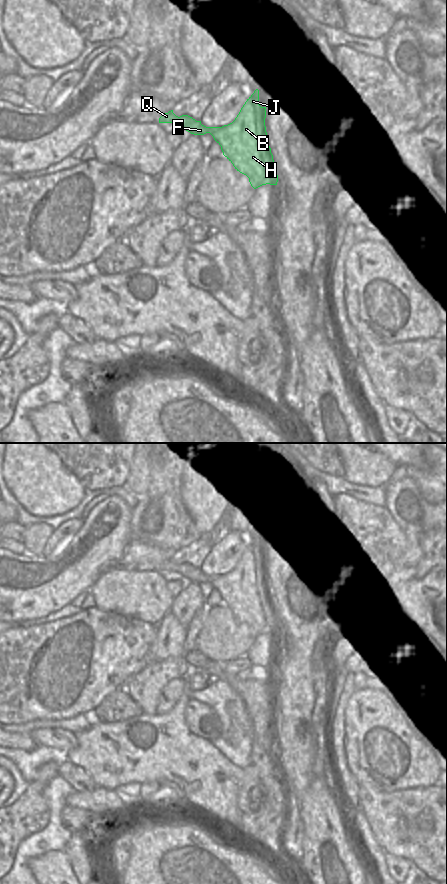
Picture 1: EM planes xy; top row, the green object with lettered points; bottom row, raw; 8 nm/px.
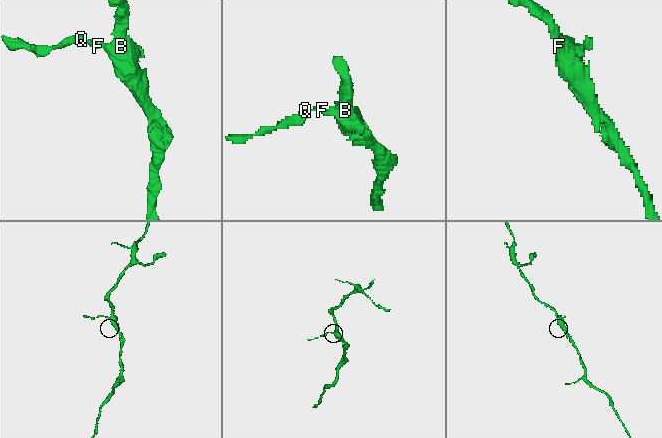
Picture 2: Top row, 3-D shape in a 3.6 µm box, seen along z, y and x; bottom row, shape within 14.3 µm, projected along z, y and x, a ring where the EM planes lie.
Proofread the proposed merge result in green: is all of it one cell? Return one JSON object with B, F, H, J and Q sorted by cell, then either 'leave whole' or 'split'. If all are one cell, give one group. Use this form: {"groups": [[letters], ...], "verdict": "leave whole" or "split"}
{"groups": [["B", "F", "H", "J", "Q"]], "verdict": "leave whole"}

